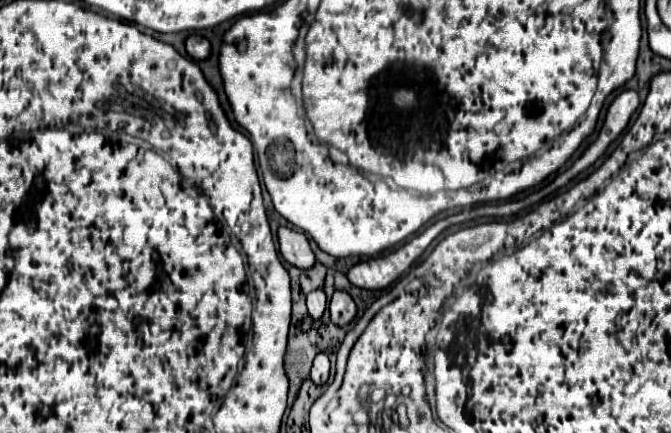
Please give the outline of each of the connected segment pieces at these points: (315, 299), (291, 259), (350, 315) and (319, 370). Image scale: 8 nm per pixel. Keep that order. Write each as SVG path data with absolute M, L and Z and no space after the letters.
M316 290L316 292L310 292L308 294L308 314L314 318L314 320L320 320L324 310L326 310L326 294L322 290Z
M290 228L278 230L278 242L280 242L280 254L284 260L300 270L308 270L316 264L314 252L310 250L308 238L302 232L294 232Z
M340 290L334 292L328 310L330 310L330 320L336 326L348 326L356 318L354 300L346 292L340 292Z
M318 354L314 358L314 366L312 366L310 378L312 378L312 382L316 386L324 386L328 382L328 376L330 376L330 360L328 360L326 354Z

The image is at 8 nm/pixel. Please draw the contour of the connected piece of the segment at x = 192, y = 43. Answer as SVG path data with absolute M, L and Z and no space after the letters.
M192 34L186 38L186 52L196 60L204 60L210 54L210 42L204 36Z

